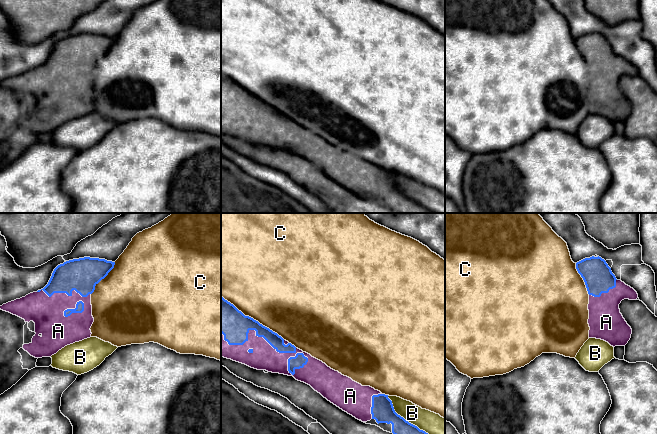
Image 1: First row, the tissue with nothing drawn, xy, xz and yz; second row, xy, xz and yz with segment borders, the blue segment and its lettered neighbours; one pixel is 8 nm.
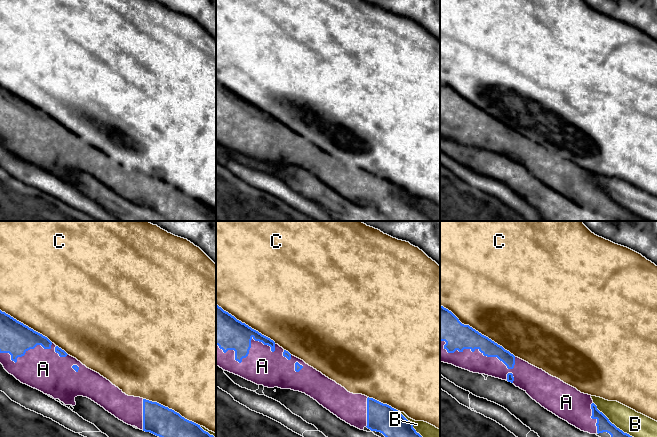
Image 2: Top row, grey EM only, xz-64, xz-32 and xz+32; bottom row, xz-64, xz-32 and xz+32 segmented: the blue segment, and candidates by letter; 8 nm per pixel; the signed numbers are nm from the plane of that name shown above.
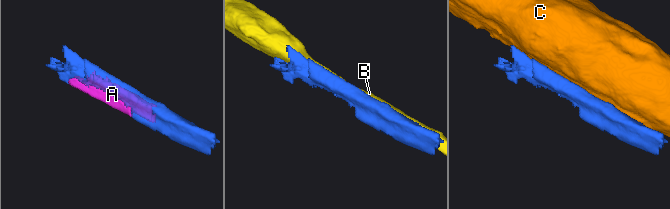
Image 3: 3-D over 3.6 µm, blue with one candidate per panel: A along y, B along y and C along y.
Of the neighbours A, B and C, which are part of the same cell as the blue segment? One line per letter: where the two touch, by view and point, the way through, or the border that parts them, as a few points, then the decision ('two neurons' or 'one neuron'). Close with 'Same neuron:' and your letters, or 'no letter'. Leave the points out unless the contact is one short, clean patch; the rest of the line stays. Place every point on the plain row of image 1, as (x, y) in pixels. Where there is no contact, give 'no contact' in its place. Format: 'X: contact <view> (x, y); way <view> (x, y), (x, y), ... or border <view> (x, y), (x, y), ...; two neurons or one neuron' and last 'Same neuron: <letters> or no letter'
A: contact xz (260, 112); one neuron
B: contact xz (405, 196); two neurons
C: contact xz (252, 94); two neurons
Same neuron: A

